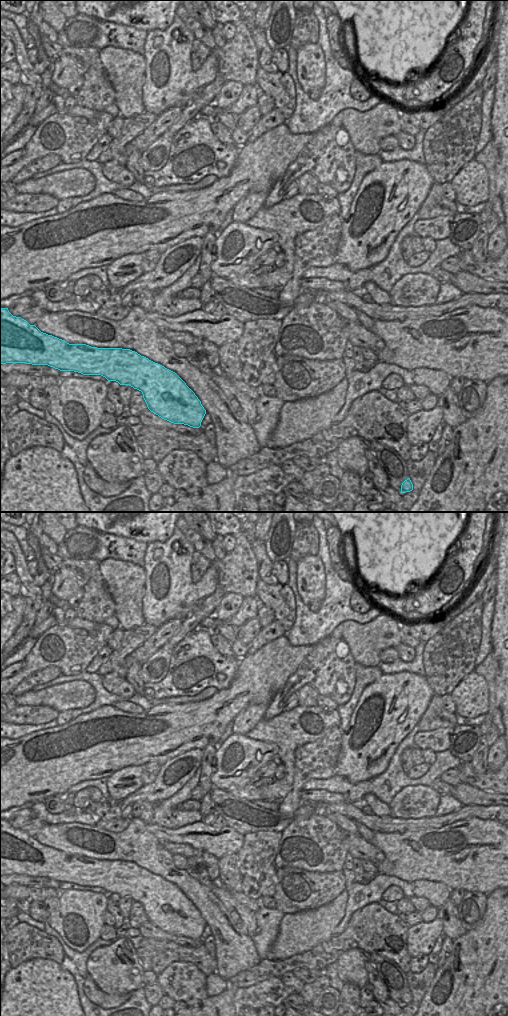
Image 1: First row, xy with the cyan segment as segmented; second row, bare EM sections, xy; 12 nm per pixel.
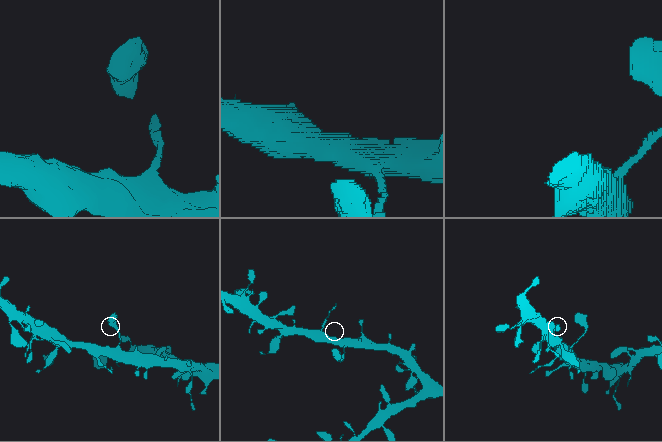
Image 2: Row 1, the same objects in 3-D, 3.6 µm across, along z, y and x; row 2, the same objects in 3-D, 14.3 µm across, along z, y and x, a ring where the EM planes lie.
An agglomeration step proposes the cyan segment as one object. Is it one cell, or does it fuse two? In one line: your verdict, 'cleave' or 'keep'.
cleave

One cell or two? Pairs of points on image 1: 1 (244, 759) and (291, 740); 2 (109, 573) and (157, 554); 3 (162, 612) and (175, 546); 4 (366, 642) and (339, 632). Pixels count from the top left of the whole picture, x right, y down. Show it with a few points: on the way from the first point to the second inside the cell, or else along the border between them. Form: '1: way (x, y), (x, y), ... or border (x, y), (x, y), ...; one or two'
1: border (254, 740), (273, 742), (277, 746), (278, 754); two
2: border (142, 567), (145, 573), (145, 590); two
3: way (165, 596), (168, 591), (169, 562); one
4: way (359, 637), (351, 632), (346, 632); one

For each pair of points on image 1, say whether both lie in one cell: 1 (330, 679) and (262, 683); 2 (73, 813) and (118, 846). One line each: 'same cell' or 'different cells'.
1: different cells
2: different cells

